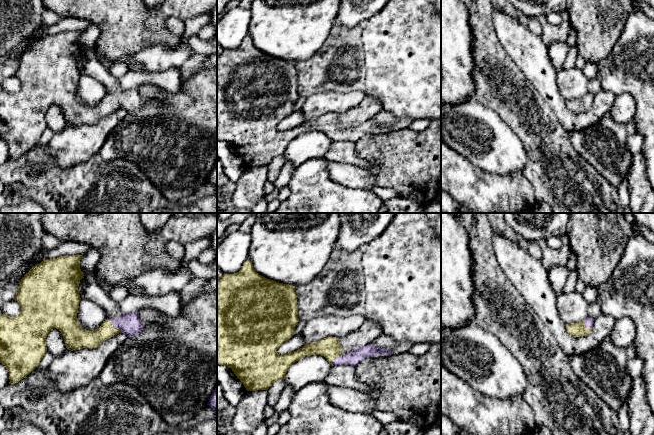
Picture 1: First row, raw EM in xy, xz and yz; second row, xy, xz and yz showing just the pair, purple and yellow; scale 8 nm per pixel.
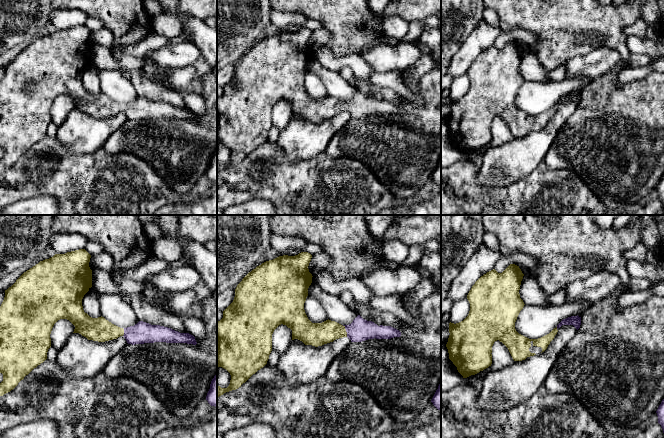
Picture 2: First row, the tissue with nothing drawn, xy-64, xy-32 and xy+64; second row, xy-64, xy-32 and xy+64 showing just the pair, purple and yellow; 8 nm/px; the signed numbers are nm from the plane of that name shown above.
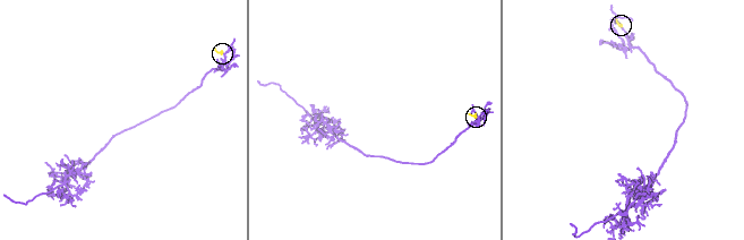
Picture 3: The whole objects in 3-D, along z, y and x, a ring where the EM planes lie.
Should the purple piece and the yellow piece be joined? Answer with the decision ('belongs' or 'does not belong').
belongs

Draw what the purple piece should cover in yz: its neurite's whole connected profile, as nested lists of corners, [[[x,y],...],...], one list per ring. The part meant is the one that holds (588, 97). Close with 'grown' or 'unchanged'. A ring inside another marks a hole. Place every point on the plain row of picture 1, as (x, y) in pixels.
[[[590,92],[577,99],[566,100],[567,108],[574,113],[583,113],[591,109],[594,95]]] | grown

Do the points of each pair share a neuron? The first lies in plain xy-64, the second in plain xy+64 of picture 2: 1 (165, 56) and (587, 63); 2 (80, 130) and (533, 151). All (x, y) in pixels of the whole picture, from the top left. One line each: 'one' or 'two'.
1: one
2: one

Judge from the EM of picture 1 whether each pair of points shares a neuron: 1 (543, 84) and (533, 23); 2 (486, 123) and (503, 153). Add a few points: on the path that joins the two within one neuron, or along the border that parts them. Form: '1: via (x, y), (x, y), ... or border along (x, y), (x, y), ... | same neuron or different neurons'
1: border along (525, 23), (533, 33), (540, 37) | different neurons
2: via (486, 130), (486, 134), (496, 146) | same neuron

